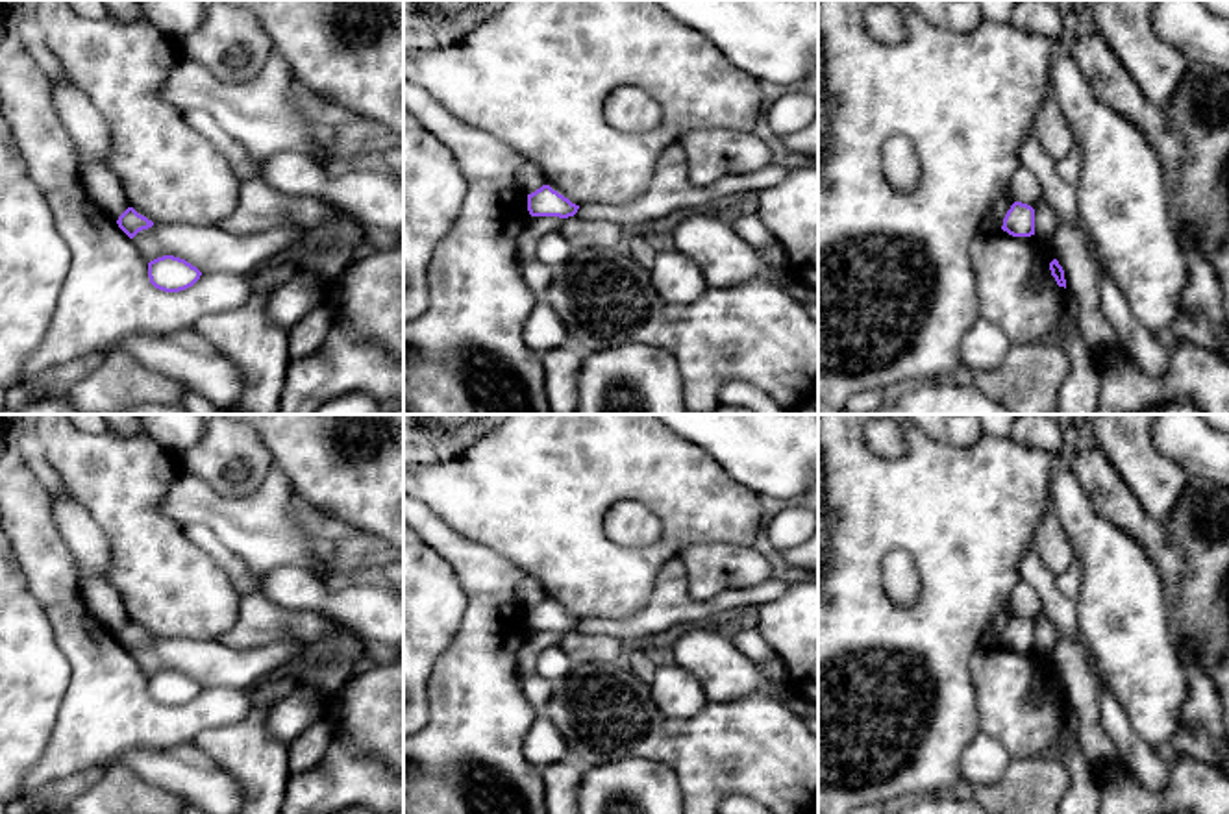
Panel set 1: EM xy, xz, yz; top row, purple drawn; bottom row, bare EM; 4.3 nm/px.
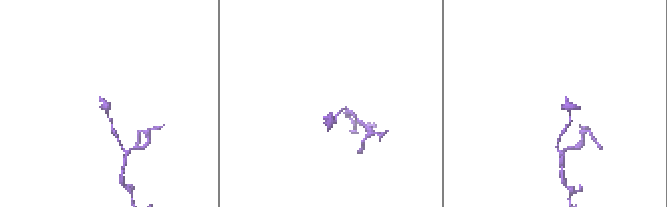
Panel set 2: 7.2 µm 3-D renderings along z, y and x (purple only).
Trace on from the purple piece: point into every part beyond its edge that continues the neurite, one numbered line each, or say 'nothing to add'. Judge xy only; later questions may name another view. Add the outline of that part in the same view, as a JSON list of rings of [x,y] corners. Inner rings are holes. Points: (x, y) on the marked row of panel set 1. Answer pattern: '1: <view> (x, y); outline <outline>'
nothing to add

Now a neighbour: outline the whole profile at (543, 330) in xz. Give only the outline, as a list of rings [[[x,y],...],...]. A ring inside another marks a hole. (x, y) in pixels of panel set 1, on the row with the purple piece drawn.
[[[535,259],[520,261],[520,270],[528,287],[535,294],[535,307],[524,326],[524,342],[540,353],[566,344],[568,335],[565,324],[546,298],[553,268]]]

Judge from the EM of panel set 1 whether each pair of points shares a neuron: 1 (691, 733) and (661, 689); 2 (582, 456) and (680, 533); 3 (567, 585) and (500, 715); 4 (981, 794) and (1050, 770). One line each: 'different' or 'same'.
1: different
2: same
3: different
4: same

